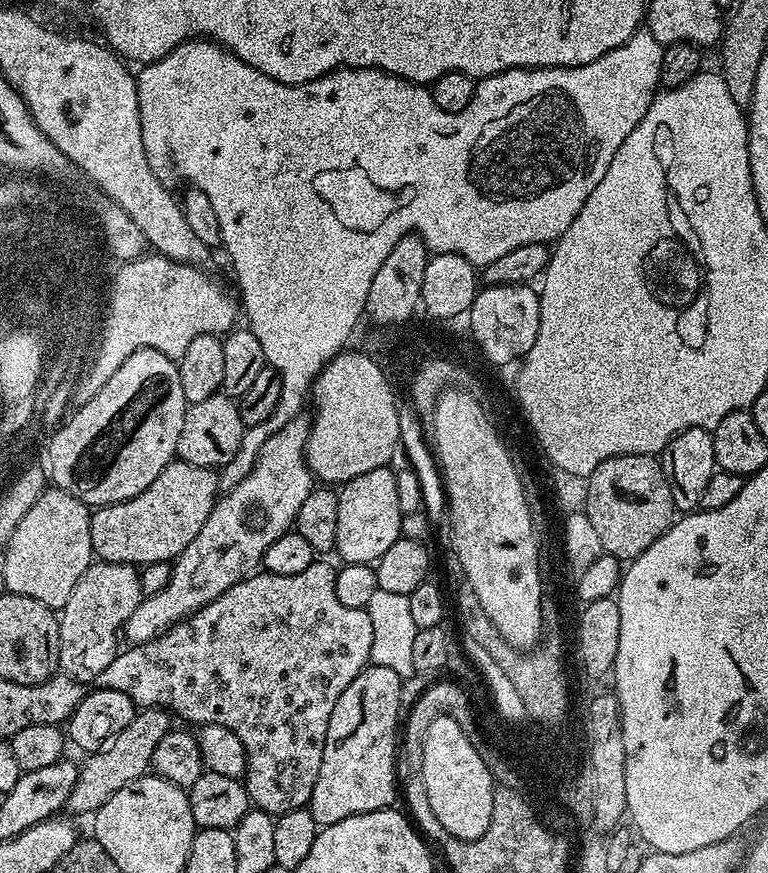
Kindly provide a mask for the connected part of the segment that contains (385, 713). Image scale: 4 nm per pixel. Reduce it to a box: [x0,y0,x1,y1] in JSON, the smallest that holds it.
[307,664,402,826]

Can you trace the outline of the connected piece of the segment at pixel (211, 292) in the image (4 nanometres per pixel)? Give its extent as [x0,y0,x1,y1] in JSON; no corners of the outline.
[74,254,238,405]

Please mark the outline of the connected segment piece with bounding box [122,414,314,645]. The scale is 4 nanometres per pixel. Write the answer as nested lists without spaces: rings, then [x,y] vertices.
[[[304,414],[286,422],[262,446],[254,470],[217,499],[210,518],[206,518],[206,526],[198,530],[194,542],[171,565],[166,586],[158,594],[144,596],[124,623],[122,636],[129,645],[155,640],[173,624],[185,616],[193,616],[199,608],[214,602],[230,586],[261,567],[264,552],[295,525],[298,509],[314,487],[314,477],[304,455],[309,427],[309,417]]]

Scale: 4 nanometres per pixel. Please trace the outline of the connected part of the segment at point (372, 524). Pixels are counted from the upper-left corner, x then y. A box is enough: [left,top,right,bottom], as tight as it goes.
[334,467,401,565]

